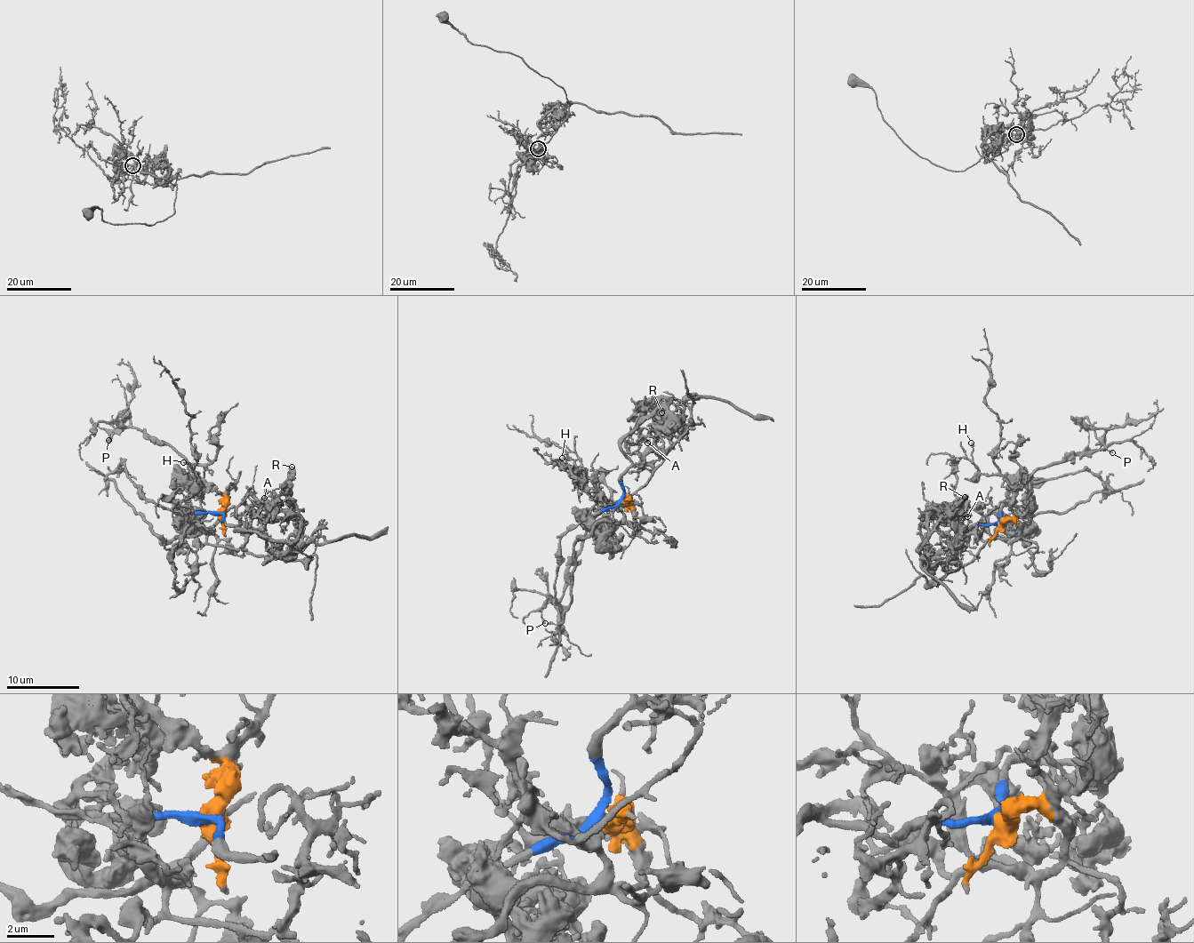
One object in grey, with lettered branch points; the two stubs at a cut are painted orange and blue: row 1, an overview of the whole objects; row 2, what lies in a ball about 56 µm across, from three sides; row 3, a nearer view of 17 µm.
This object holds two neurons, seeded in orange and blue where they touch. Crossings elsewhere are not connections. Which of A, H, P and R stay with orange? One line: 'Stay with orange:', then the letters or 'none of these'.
Stay with orange: H, P

